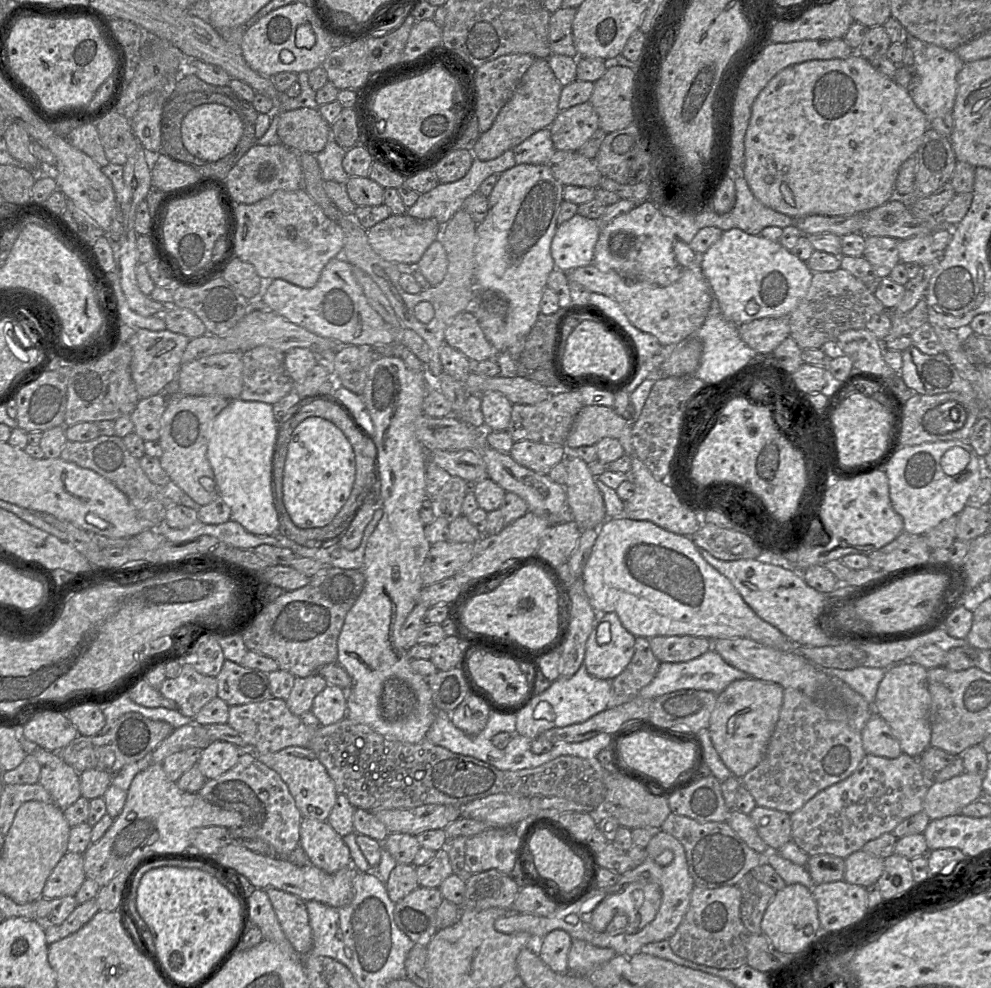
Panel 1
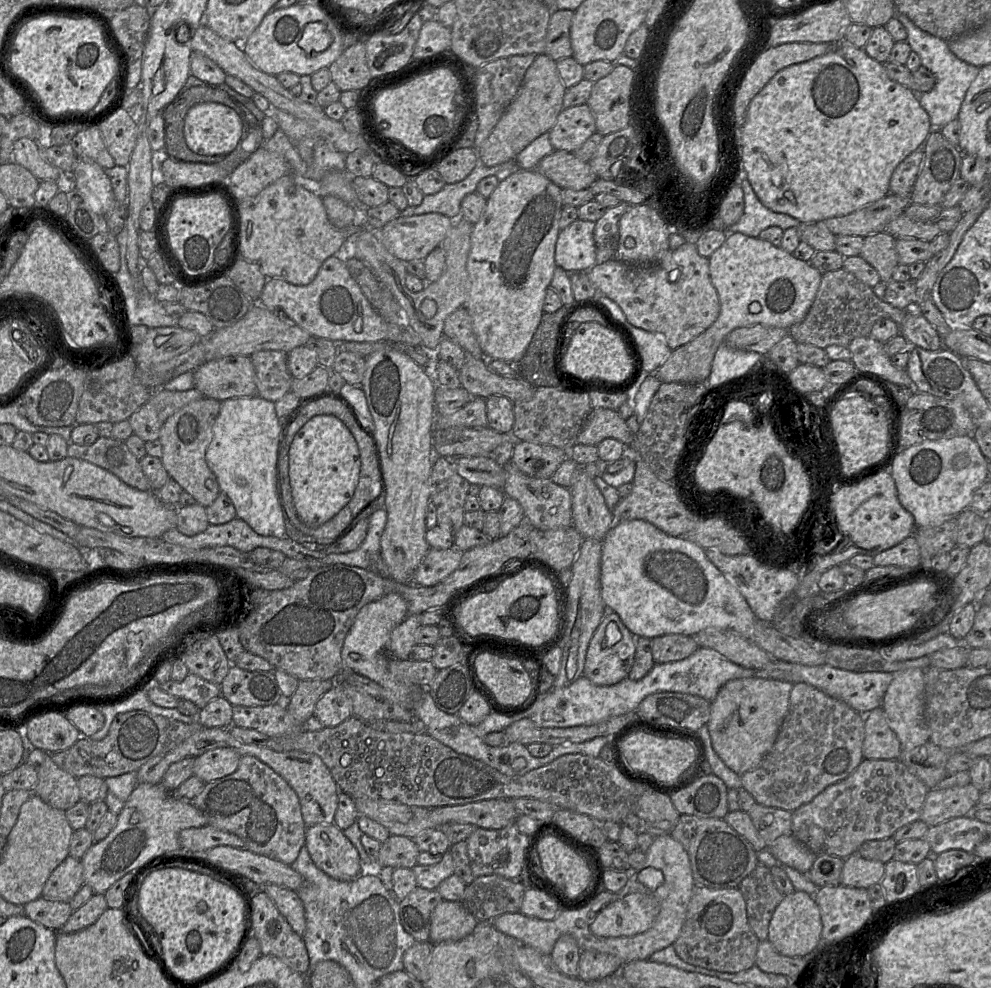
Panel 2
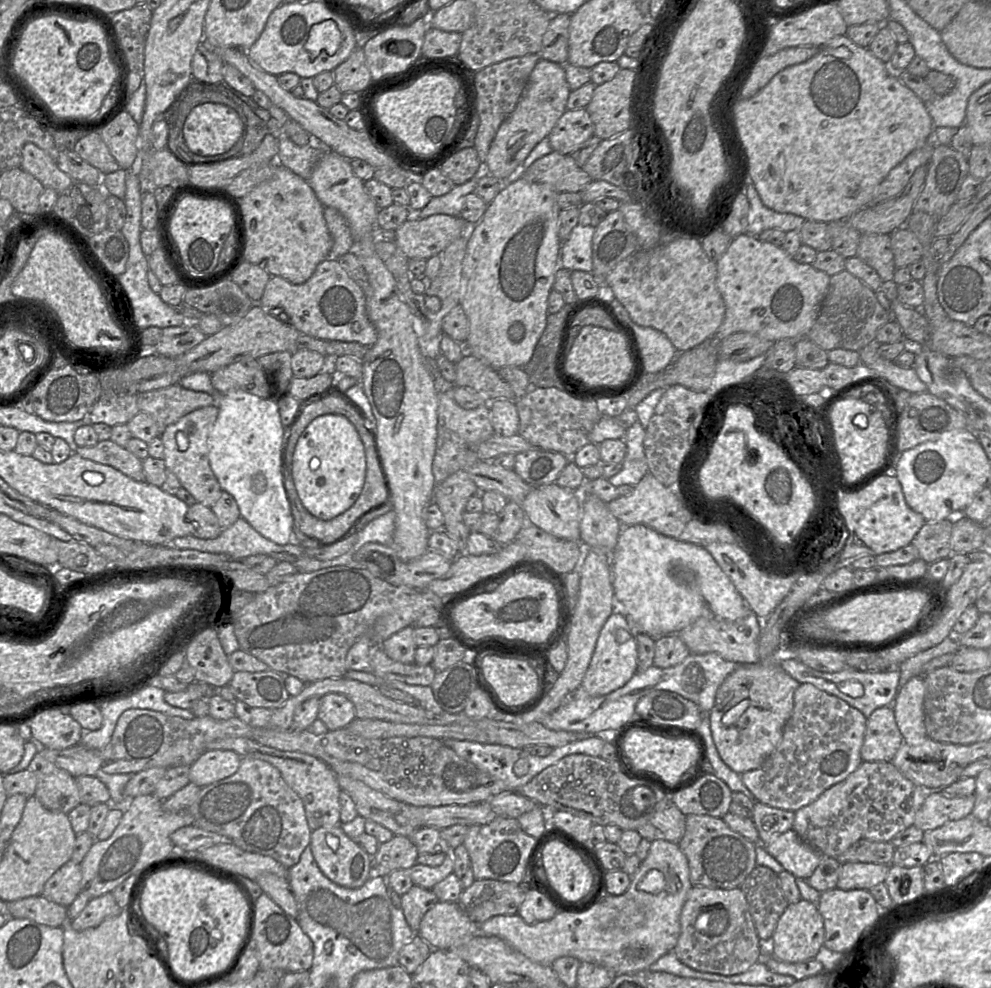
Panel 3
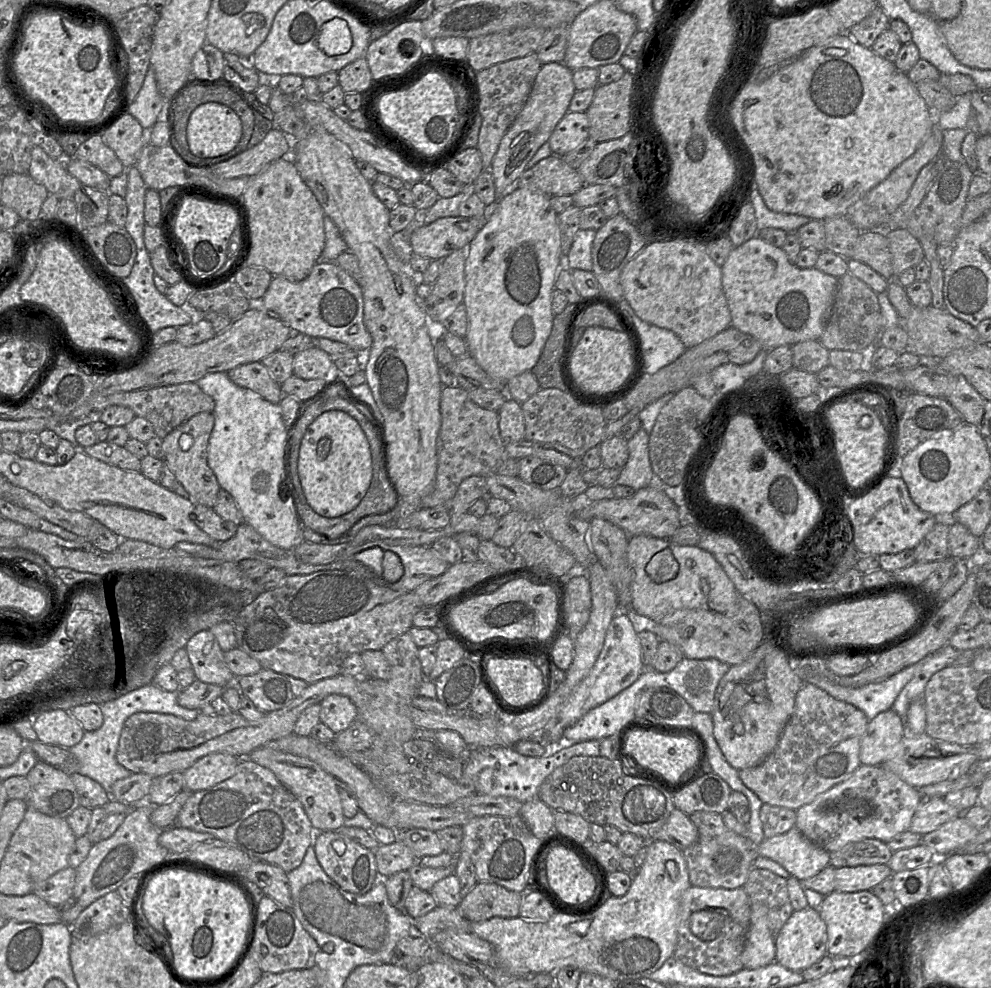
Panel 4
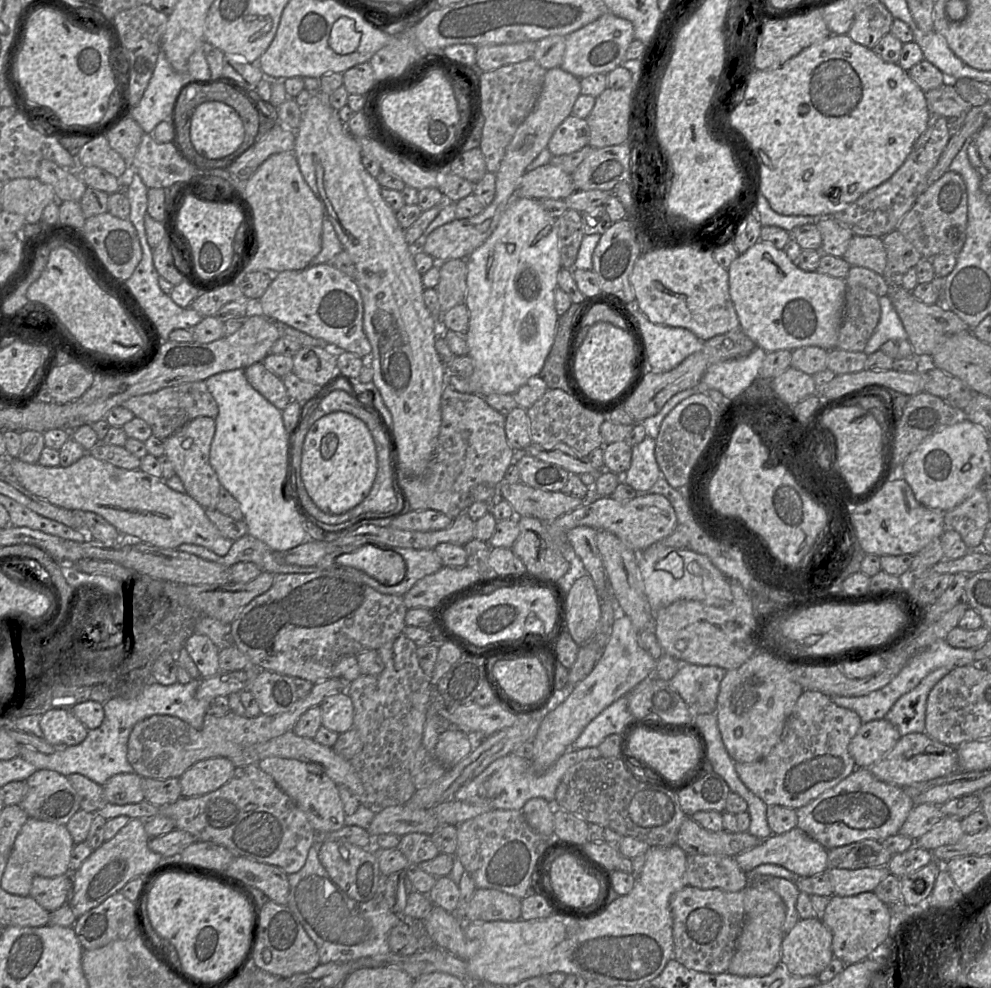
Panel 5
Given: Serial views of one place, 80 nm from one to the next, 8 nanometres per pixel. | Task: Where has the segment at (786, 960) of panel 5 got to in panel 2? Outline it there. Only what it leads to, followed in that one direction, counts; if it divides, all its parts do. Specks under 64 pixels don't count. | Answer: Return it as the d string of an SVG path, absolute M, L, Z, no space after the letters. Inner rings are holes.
M794 891L784 895L776 907L769 926L768 940L775 950L785 956L803 956L811 953L820 943L822 921L819 907L813 895L804 891Z

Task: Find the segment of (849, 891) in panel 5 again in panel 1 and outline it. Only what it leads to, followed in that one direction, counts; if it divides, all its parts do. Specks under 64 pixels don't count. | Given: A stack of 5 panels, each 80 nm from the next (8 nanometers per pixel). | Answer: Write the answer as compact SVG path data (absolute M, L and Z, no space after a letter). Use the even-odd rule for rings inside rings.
M861 849L845 858L843 880L866 888L878 881L883 867L884 859Z

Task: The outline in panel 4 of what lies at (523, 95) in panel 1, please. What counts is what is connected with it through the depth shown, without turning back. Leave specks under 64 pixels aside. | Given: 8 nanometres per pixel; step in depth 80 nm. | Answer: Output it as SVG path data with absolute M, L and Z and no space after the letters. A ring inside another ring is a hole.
M564 63L542 64L523 109L503 136L492 160L490 172L494 179L497 200L508 194L508 188L526 170L527 163L537 150L548 141L556 125L568 112L575 92L573 70Z

